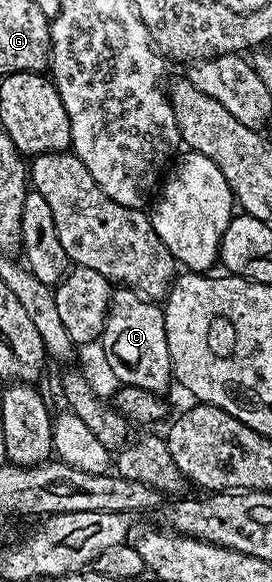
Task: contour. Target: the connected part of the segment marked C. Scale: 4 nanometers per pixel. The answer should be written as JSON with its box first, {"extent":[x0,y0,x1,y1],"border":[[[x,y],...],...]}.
{"extent":[99,288,174,395],"border":[[[117,288],[111,294],[112,306],[101,329],[99,347],[105,353],[109,370],[121,386],[134,386],[164,395],[174,381],[171,352],[167,352],[165,312],[156,301],[143,298],[128,288]]]}

